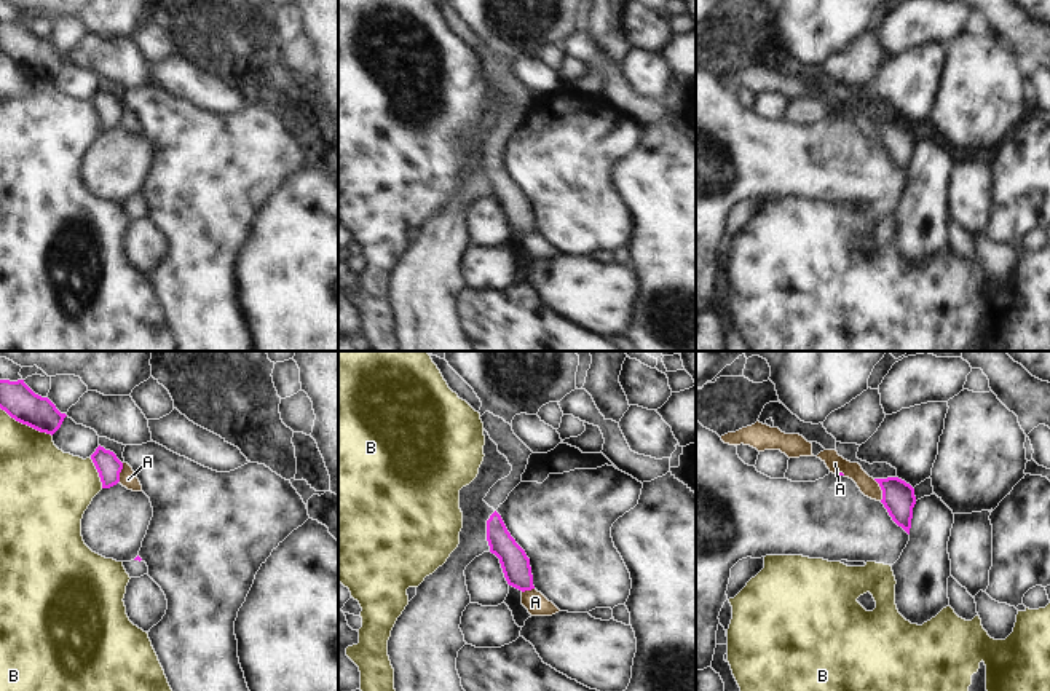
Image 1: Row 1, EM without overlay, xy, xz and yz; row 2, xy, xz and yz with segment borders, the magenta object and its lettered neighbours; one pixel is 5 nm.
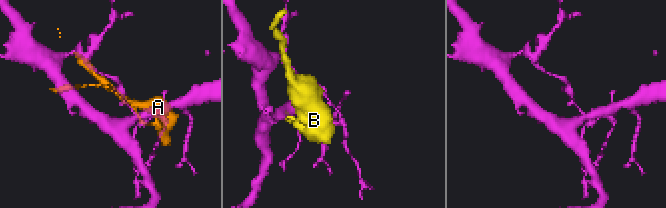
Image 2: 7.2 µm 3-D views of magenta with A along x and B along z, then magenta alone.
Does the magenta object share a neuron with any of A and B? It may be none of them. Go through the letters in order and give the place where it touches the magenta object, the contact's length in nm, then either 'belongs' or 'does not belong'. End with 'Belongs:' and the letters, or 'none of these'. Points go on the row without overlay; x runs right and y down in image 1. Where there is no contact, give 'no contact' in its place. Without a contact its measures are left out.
A: meets magenta in yz at (881, 131); contact 120 nm long; does not belong
B: meets magenta in xy at (26, 66); contact 300 nm long; does not belong
Belongs: none of these

